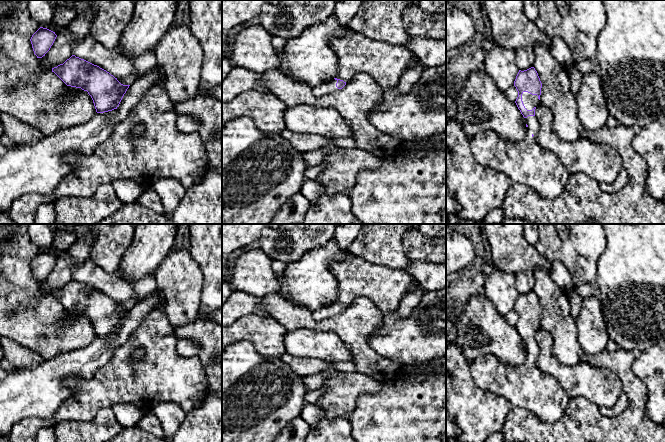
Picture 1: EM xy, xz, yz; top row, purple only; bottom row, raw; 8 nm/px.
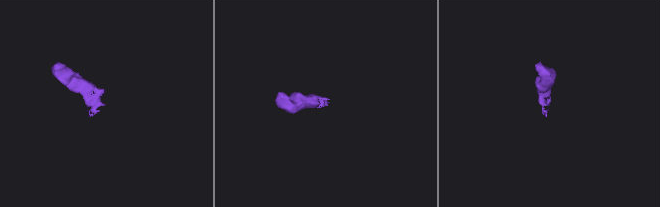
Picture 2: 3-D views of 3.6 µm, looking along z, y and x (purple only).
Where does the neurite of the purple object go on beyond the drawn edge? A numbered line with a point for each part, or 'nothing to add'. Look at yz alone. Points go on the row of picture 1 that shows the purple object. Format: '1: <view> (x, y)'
1: yz (530, 101)

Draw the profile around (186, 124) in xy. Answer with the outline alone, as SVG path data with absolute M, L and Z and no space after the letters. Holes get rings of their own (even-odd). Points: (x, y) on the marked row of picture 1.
M178 115L177 128L180 132L189 134L196 132L199 128L199 121L196 117L189 115Z

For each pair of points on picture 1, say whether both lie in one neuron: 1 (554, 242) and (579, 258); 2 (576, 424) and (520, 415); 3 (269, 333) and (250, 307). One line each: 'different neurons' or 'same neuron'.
1: same neuron
2: same neuron
3: different neurons

